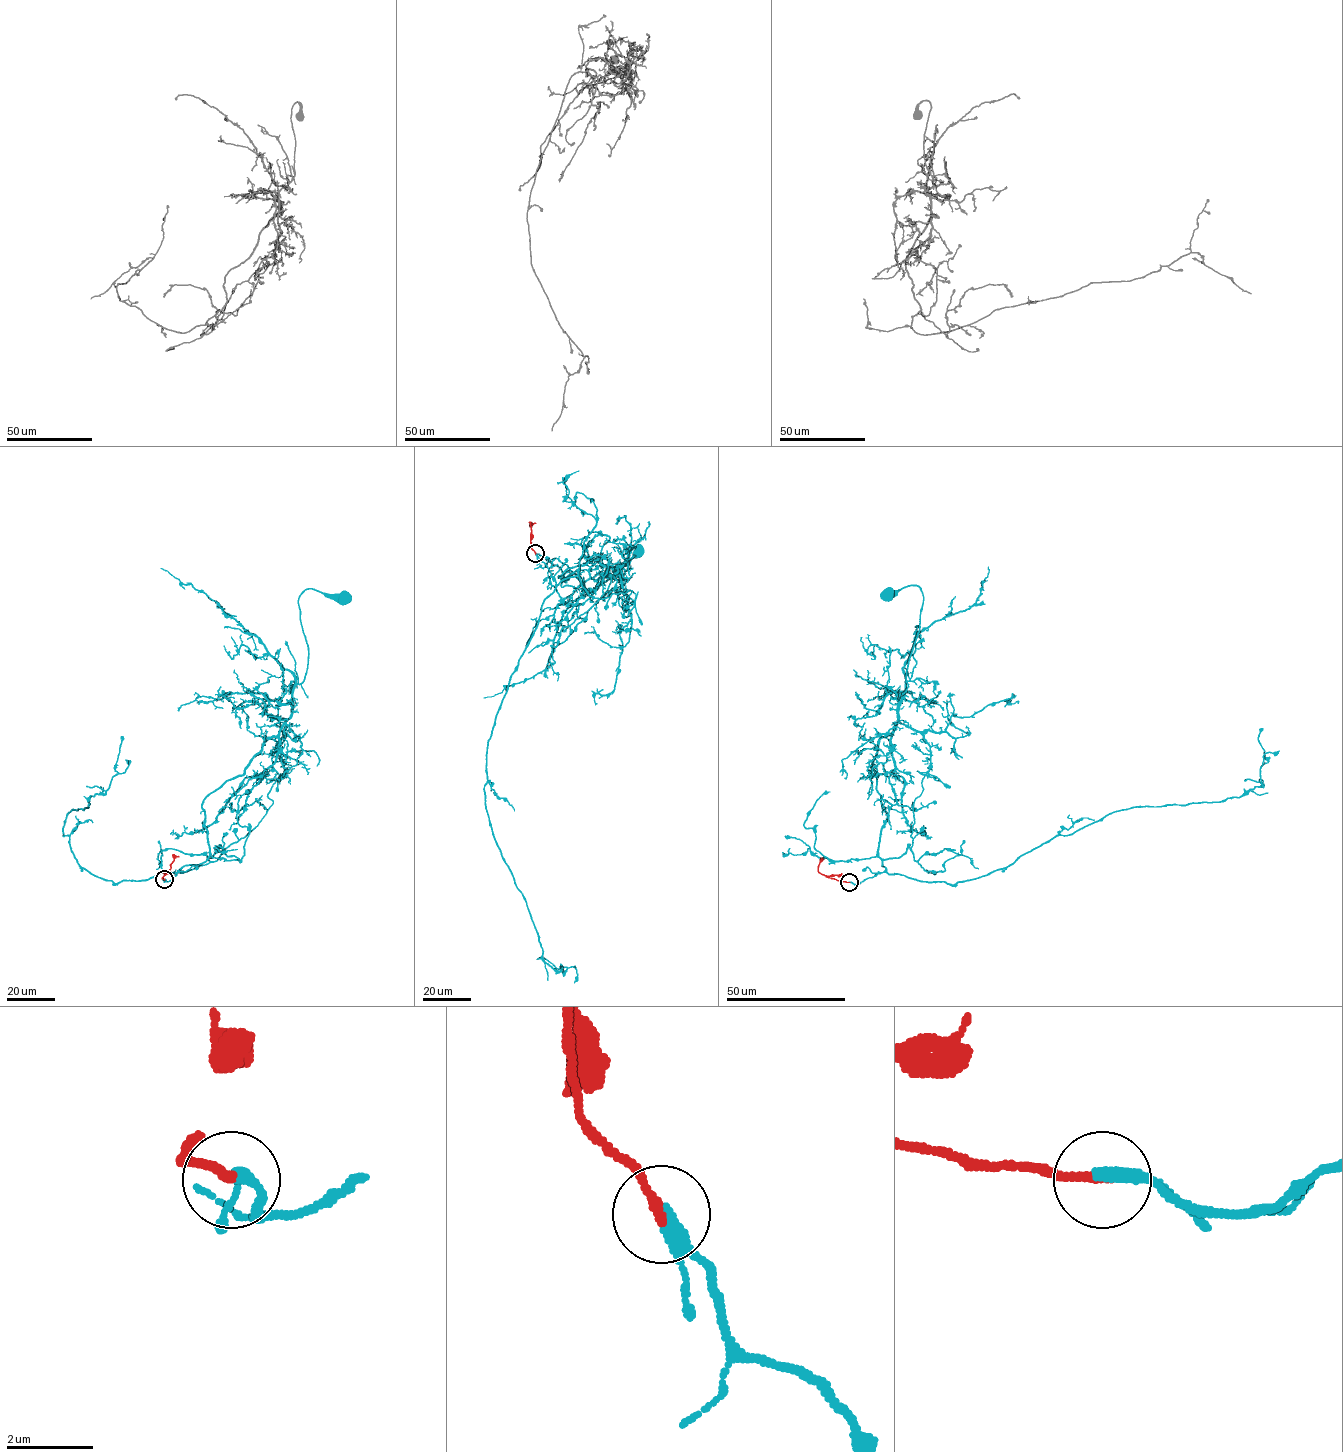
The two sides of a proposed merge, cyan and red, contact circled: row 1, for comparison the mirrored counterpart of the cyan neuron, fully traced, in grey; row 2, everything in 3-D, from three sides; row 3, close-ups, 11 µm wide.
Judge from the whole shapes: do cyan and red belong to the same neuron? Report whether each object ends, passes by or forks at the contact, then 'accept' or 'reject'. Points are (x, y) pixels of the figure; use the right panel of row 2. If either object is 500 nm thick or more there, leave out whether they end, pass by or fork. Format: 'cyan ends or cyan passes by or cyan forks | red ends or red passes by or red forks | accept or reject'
cyan passes by | red ends | accept

